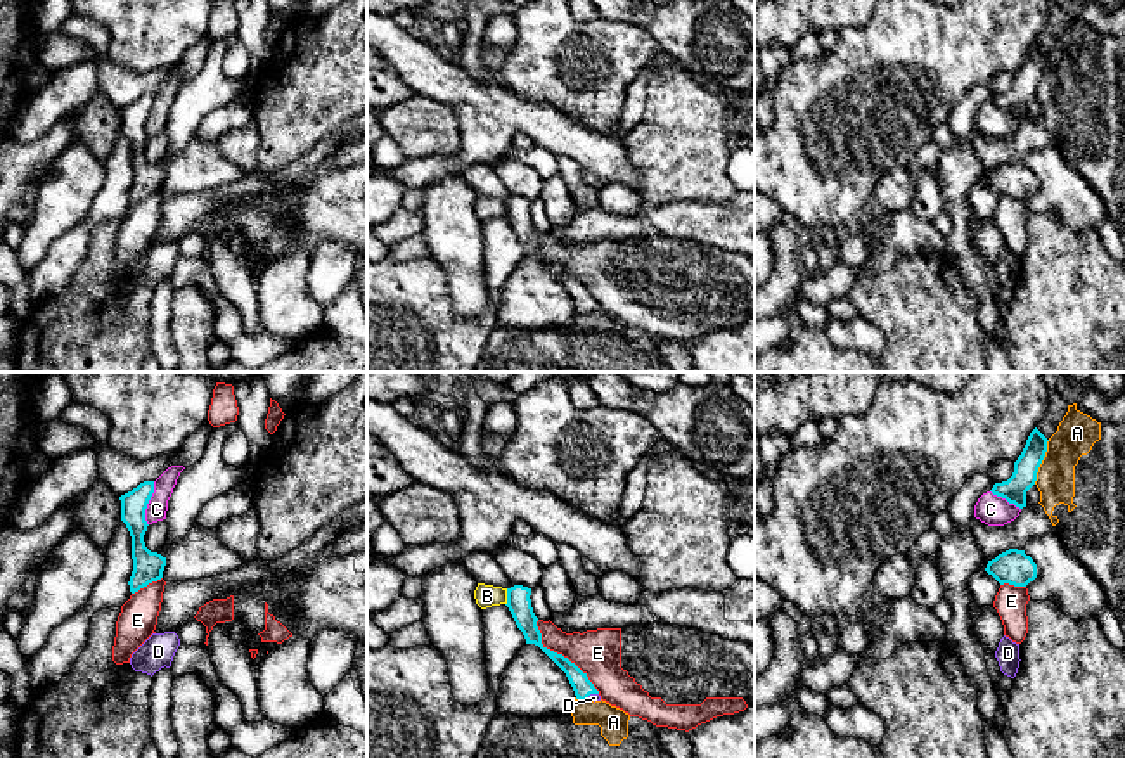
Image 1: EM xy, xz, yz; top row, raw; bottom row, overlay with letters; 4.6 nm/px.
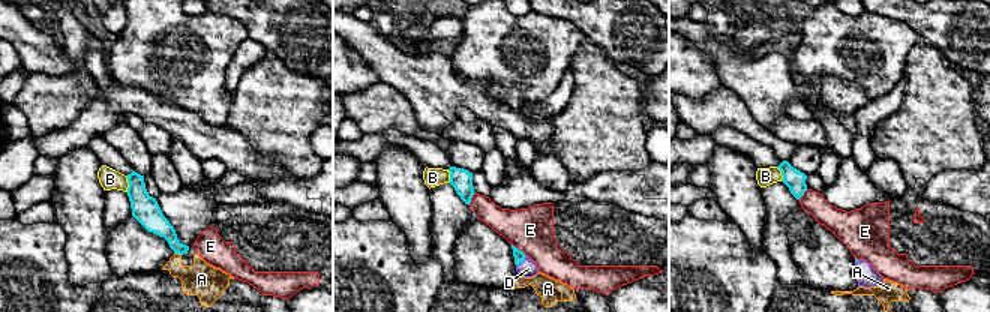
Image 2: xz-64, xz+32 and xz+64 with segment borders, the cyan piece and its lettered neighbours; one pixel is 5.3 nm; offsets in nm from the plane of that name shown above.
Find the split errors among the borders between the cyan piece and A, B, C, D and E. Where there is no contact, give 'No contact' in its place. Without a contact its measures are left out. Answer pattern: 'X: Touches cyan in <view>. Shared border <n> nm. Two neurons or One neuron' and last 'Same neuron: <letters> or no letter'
A: Touches cyan in yz. Shared border 220 nm. Two neurons
B: Touches cyan in xz. Shared border 80 nm. Two neurons
C: Touches cyan in xy. Shared border 220 nm. Two neurons
D: Touches cyan in xz. Shared border 70 nm. One neuron
E: Touches cyan in xz. Shared border 460 nm. Two neurons
Same neuron: D

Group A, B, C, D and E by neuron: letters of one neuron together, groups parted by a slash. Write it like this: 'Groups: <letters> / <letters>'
Groups: A / B C / D / E

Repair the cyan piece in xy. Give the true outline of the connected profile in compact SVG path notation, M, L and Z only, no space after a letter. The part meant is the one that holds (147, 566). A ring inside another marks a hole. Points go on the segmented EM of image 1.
M144 481L132 491L119 497L121 521L126 524L132 536L133 571L128 581L132 594L161 580L166 566L166 557L158 552L151 552L144 542L144 535L149 526L145 521L145 509L152 493L154 481Z

